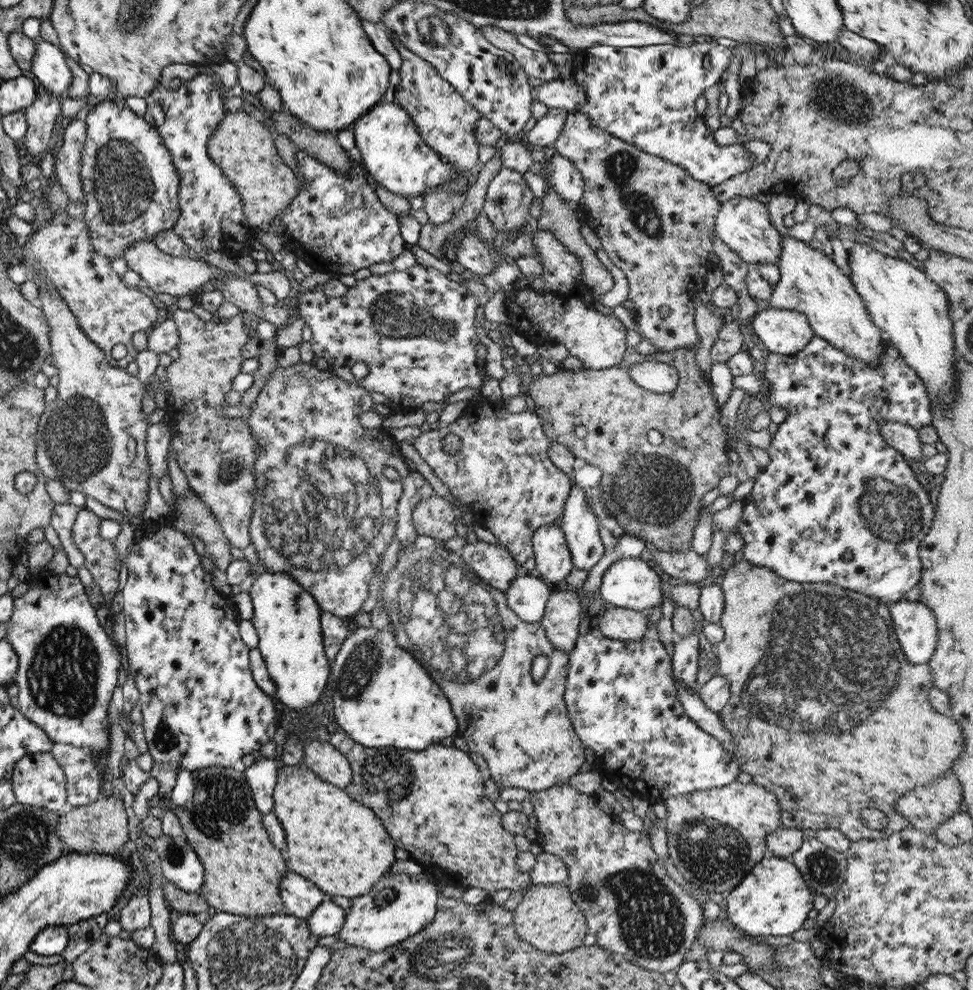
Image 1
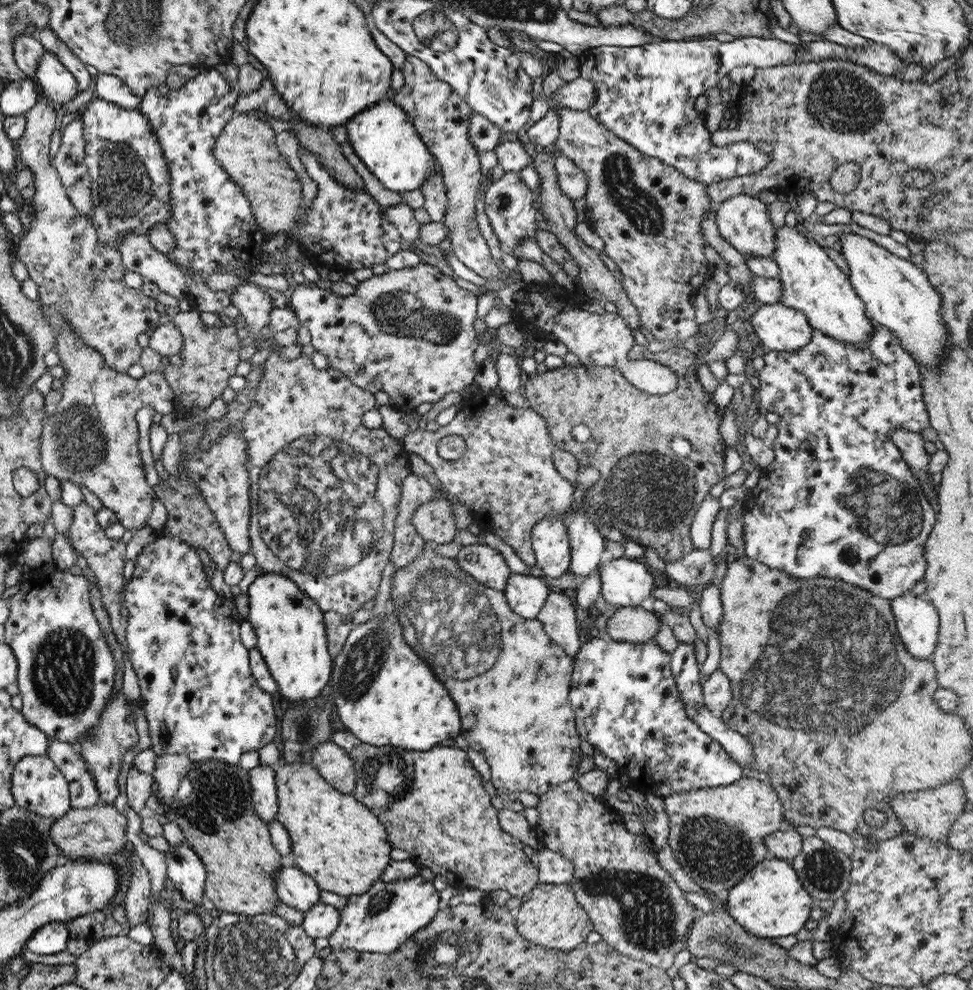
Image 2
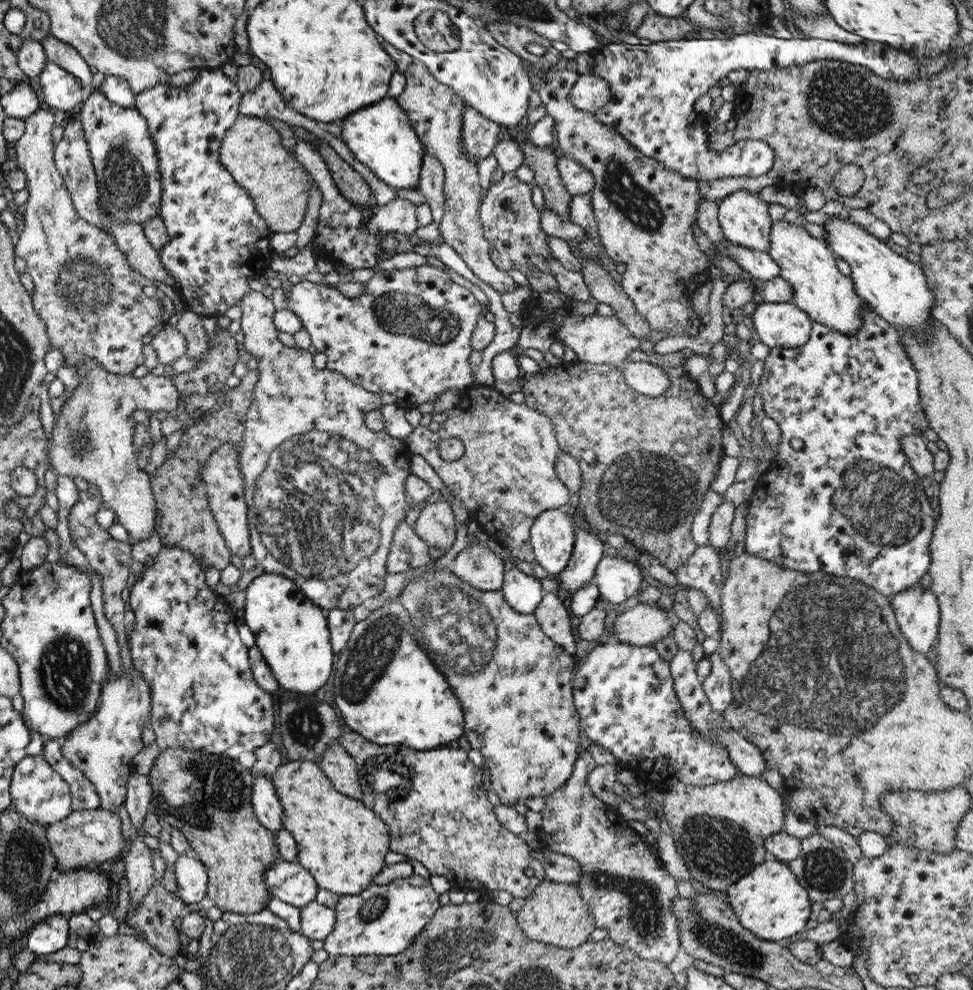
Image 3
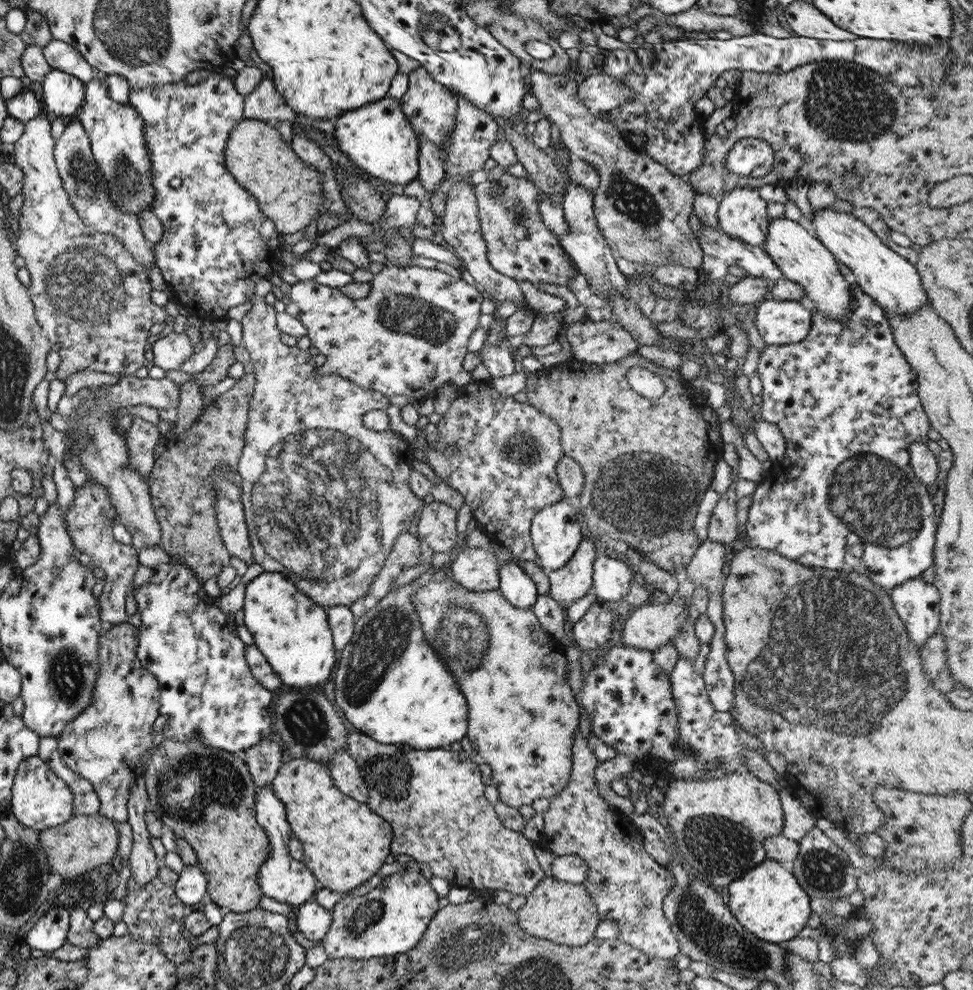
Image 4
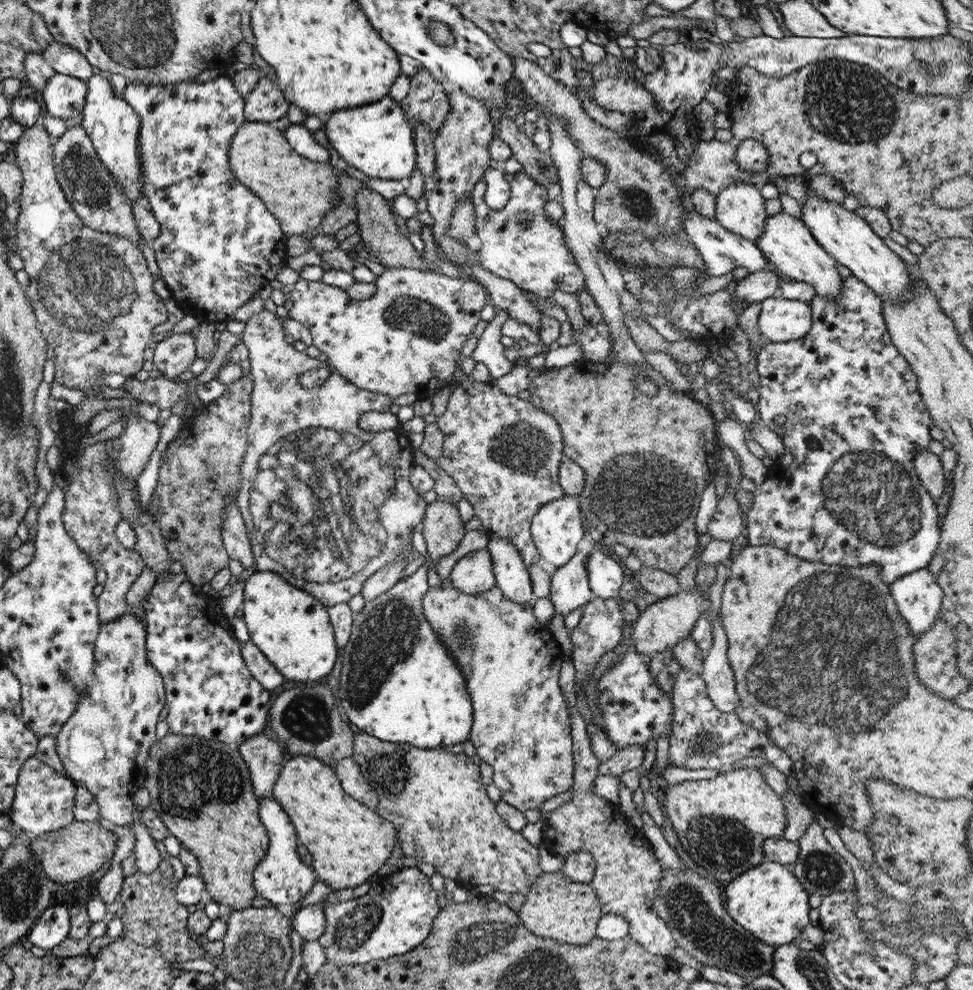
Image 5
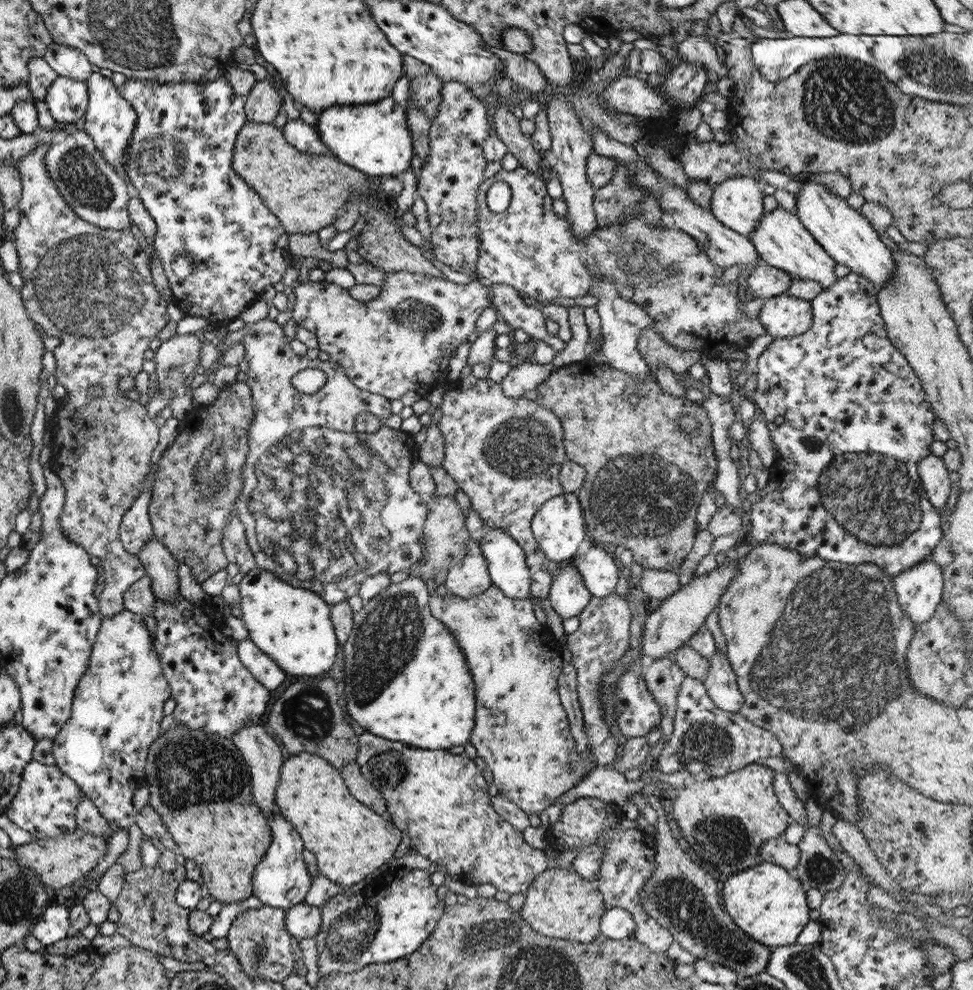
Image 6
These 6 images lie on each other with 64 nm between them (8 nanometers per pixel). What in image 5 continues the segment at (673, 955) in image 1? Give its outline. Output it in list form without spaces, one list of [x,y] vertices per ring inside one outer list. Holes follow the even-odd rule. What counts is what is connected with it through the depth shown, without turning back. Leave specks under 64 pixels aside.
[[[565,660],[561,665],[558,674],[558,684],[560,685],[563,697],[568,704],[570,711],[570,735],[572,741],[572,762],[573,762],[573,784],[570,786],[573,793],[567,801],[563,801],[561,805],[556,806],[544,819],[544,831],[542,845],[547,851],[553,854],[566,856],[569,853],[583,851],[593,856],[593,878],[589,882],[599,906],[601,906],[601,914],[619,914],[621,918],[627,920],[627,938],[630,938],[644,948],[648,953],[669,957],[669,954],[675,950],[676,944],[671,932],[663,920],[659,919],[659,915],[653,912],[653,896],[657,894],[659,888],[659,880],[663,876],[662,866],[659,861],[648,850],[647,840],[638,828],[628,825],[628,818],[624,813],[615,806],[613,802],[606,802],[595,791],[593,791],[593,780],[598,774],[599,762],[594,758],[588,740],[586,725],[582,722],[581,716],[575,707],[575,698],[573,689],[575,688],[575,671],[574,666],[569,660]]]

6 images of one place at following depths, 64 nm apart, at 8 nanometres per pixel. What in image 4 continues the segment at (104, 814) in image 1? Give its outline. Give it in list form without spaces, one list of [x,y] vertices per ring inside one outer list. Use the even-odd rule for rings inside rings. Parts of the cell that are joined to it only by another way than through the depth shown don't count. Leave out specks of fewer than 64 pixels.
[[[99,813],[93,816],[72,815],[64,824],[45,828],[39,833],[39,845],[47,855],[49,872],[57,873],[63,880],[74,880],[99,864],[109,864],[117,854],[116,824]]]

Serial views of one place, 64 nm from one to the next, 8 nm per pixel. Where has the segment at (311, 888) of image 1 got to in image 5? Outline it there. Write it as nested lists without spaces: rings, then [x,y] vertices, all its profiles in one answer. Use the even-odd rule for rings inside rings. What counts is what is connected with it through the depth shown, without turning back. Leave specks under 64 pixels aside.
[[[261,797],[258,799],[258,820],[267,832],[269,840],[265,856],[254,868],[252,879],[255,894],[268,900],[273,906],[278,904],[295,904],[301,898],[305,898],[311,886],[316,881],[314,872],[310,867],[303,864],[295,854],[295,832],[289,824],[281,805],[273,797]]]

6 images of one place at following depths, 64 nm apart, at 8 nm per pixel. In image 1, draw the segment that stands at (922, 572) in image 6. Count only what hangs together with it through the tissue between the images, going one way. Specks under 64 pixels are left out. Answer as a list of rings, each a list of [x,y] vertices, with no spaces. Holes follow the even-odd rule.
[[[903,598],[891,603],[888,612],[905,660],[909,664],[928,663],[938,639],[933,612],[921,602]]]

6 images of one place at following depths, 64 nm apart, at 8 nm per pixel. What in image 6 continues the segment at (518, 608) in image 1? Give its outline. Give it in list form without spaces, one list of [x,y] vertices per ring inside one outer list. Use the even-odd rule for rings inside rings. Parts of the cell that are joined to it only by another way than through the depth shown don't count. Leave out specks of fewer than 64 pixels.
[[[482,527],[476,534],[479,541],[481,555],[485,557],[485,568],[489,575],[491,584],[497,586],[501,592],[515,600],[527,599],[529,597],[529,567],[525,564],[524,552],[521,546],[499,528]]]

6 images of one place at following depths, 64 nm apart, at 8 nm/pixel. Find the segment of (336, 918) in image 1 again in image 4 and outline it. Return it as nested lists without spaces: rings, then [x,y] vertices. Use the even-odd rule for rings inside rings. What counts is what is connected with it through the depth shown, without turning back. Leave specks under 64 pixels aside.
[[[315,900],[300,905],[296,912],[297,930],[313,943],[319,943],[325,936],[329,924],[331,924],[330,911],[322,908]]]

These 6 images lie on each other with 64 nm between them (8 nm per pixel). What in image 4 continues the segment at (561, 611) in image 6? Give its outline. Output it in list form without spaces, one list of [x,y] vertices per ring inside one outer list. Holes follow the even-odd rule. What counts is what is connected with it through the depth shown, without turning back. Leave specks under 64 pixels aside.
[[[581,539],[571,558],[557,571],[549,572],[548,593],[564,608],[581,599],[591,588],[591,574],[595,560],[595,545],[588,539]]]

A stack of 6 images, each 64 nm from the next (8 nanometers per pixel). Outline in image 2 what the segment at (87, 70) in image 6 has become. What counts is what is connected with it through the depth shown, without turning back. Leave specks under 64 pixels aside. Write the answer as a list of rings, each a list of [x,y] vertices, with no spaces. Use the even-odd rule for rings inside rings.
[[[48,26],[37,31],[36,36],[39,44],[41,44],[44,49],[47,49],[47,51],[57,55],[59,62],[65,65],[65,69],[73,75],[75,84],[77,84],[77,93],[89,88],[91,76],[87,70],[85,70],[83,62],[65,46],[65,43],[62,43],[61,40],[55,36],[55,33],[53,33]]]

